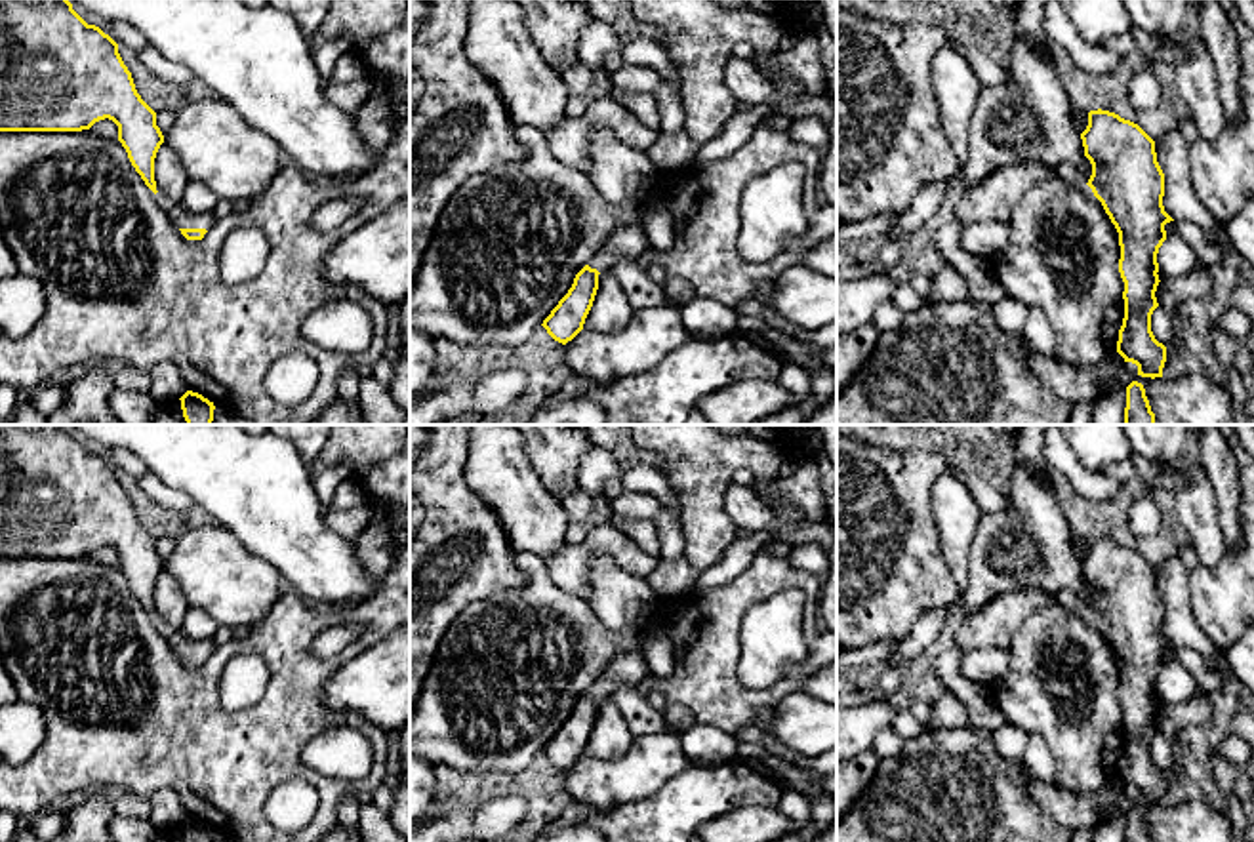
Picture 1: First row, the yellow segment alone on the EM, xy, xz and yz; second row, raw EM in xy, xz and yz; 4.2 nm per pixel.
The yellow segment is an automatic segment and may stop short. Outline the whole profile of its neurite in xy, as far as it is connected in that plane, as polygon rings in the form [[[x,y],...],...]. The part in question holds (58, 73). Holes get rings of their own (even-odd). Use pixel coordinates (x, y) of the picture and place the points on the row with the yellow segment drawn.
[[[0,0],[0,131],[82,131],[105,118],[118,126],[118,141],[131,166],[156,194],[154,158],[164,135],[156,112],[137,93],[118,44],[88,25],[69,0]]]

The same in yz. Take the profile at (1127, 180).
[[[1102,109],[1088,112],[1081,139],[1092,164],[1086,185],[1119,232],[1124,318],[1117,352],[1138,366],[1138,375],[1163,377],[1166,347],[1151,331],[1151,314],[1159,307],[1157,253],[1166,240],[1164,225],[1174,219],[1163,206],[1155,141],[1138,124]]]

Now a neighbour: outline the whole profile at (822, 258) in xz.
[[[837,234],[823,242],[812,244],[802,255],[800,265],[837,278]]]

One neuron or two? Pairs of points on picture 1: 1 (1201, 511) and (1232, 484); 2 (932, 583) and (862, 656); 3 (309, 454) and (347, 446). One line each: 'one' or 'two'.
1: two
2: two
3: two

